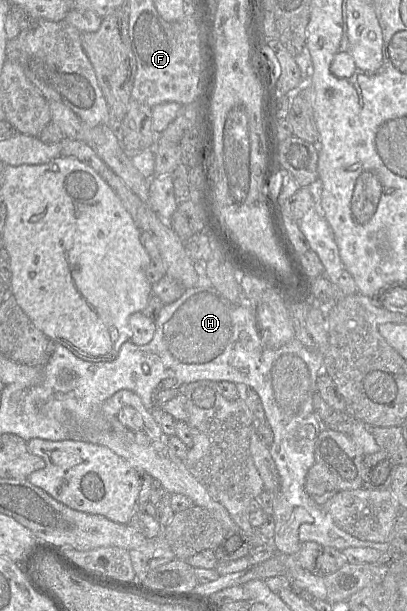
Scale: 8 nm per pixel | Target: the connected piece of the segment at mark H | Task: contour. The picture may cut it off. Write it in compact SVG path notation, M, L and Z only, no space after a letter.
M202 281L202 283L196 287L185 288L184 293L178 300L170 304L165 304L157 320L155 321L155 325L156 325L156 330L155 330L154 336L148 344L137 345L133 343L131 340L126 341L125 343L122 344L117 357L113 361L108 361L108 362L85 361L77 357L72 351L70 351L67 347L63 346L62 344L55 343L54 351L52 355L50 356L48 362L43 366L43 380L39 384L33 387L30 387L28 389L23 389L23 390L26 390L28 392L30 391L31 401L33 402L33 404L35 404L35 408L38 408L39 411L40 411L40 406L45 404L47 401L58 400L58 406L62 405L68 411L68 413L70 414L70 417L75 421L77 425L80 425L81 428L113 430L110 427L109 422L106 420L106 418L102 414L102 404L104 403L105 400L110 398L113 394L115 394L119 390L127 389L127 390L133 391L140 397L144 406L148 410L152 410L154 407L154 403L152 400L152 393L156 388L158 388L159 382L165 378L175 378L181 385L189 384L191 382L195 382L198 380L212 380L216 382L230 381L236 384L247 385L251 387L259 395L260 400L262 402L266 419L268 420L271 426L272 432L273 432L273 441L269 447L269 450L275 462L278 475L279 475L279 491L293 507L304 507L313 518L312 523L303 523L300 525L299 532L298 532L300 541L302 543L307 542L307 541L314 541L318 543L319 545L321 545L322 547L332 547L339 551L343 551L344 549L349 548L349 547L368 547L368 548L376 549L380 552L391 552L391 545L389 542L379 543L379 542L361 540L348 534L343 529L338 527L336 523L334 522L333 518L331 517L331 515L324 509L323 507L324 505L317 504L313 500L313 498L307 493L305 489L305 478L306 478L307 472L311 468L311 466L316 462L316 459L315 459L316 439L323 428L323 425L321 421L319 420L318 414L316 413L313 407L313 395L316 392L316 380L319 374L321 374L323 370L323 356L310 351L299 340L295 338L277 349L271 349L267 347L262 341L262 337L258 330L256 317L255 317L252 307L247 302L231 302L230 300L225 298L210 282L206 282L206 281Z

